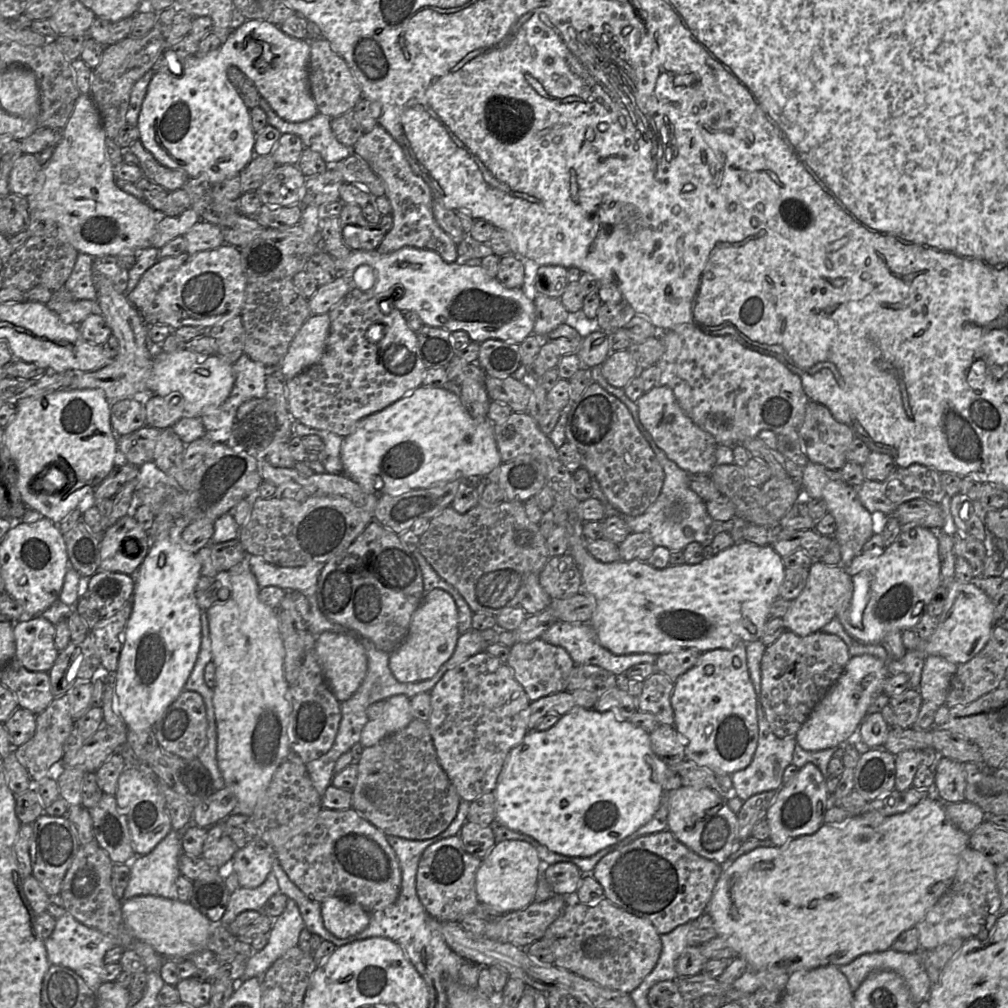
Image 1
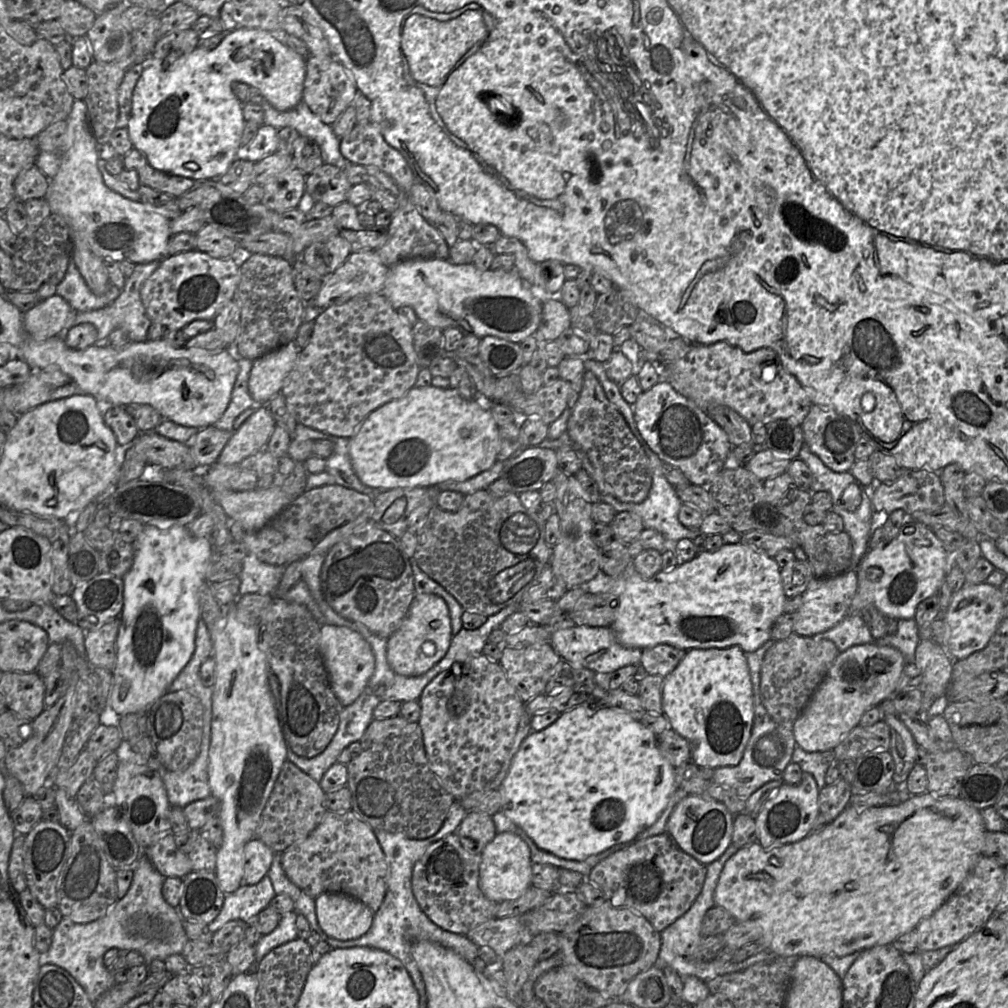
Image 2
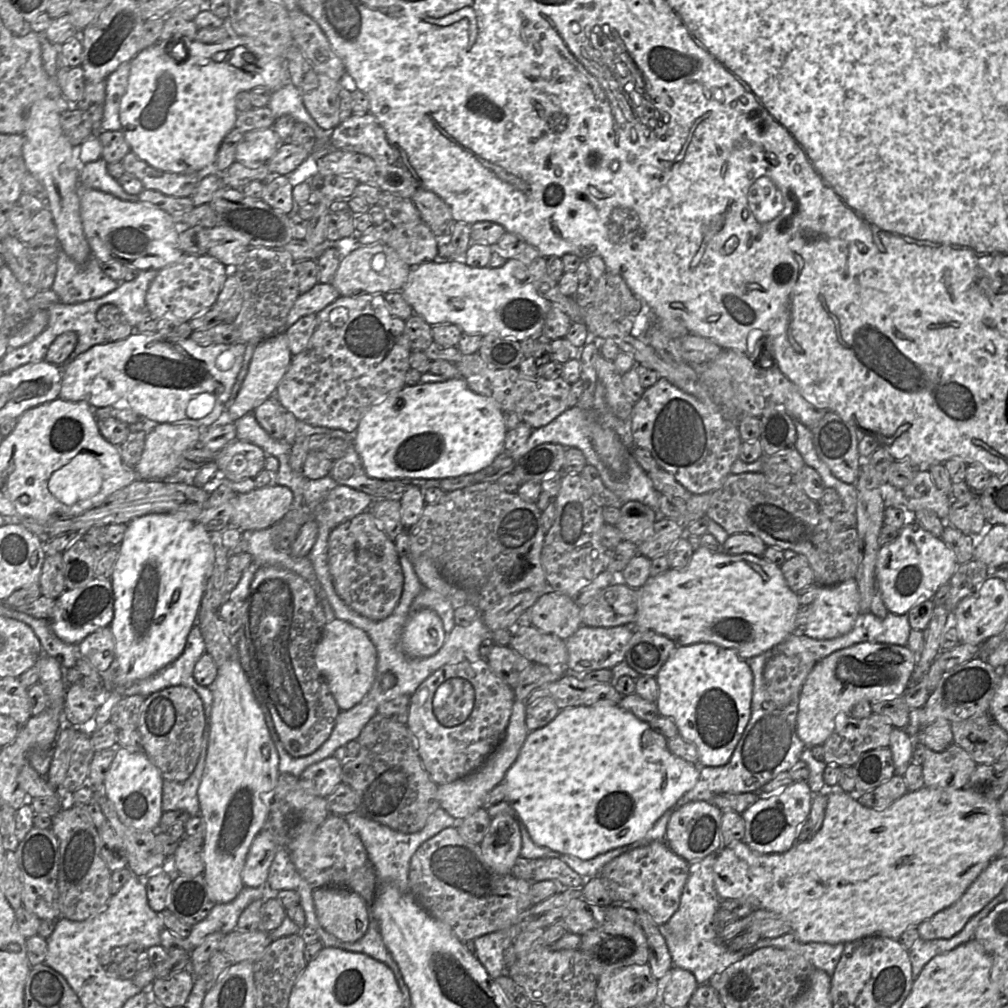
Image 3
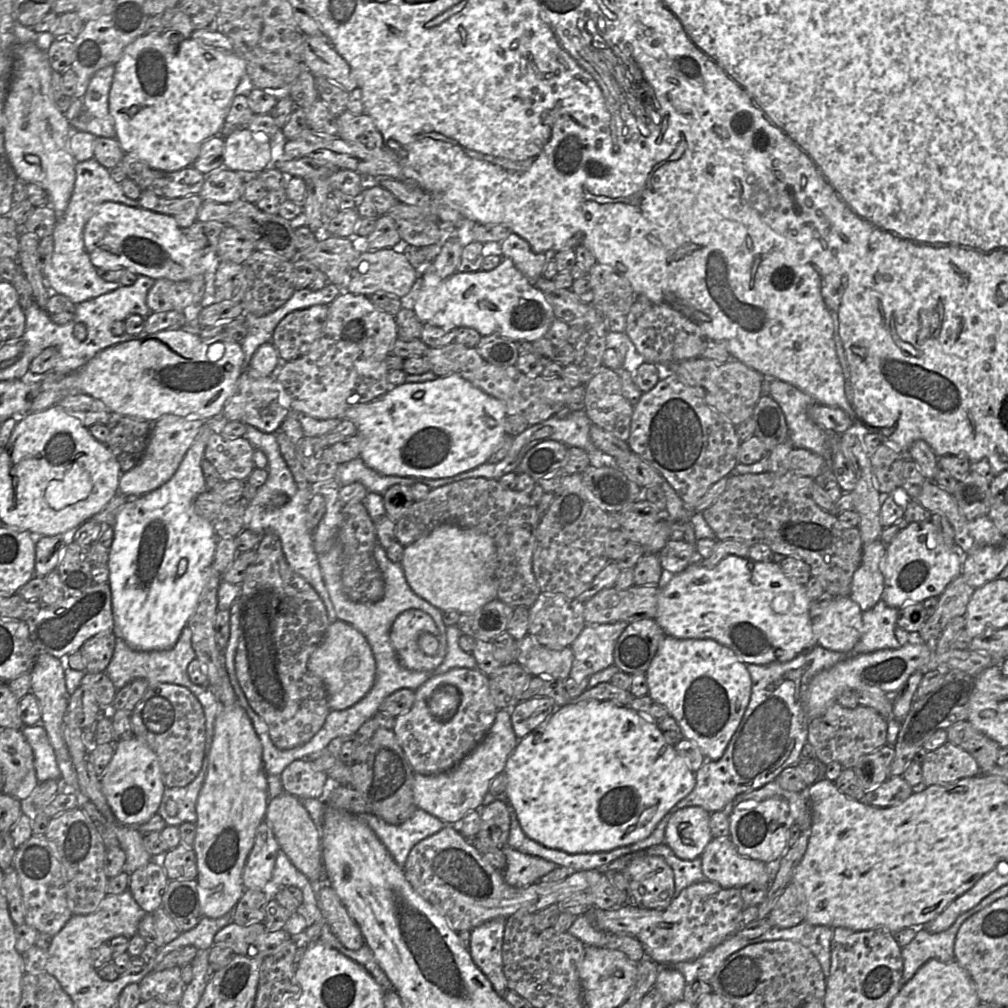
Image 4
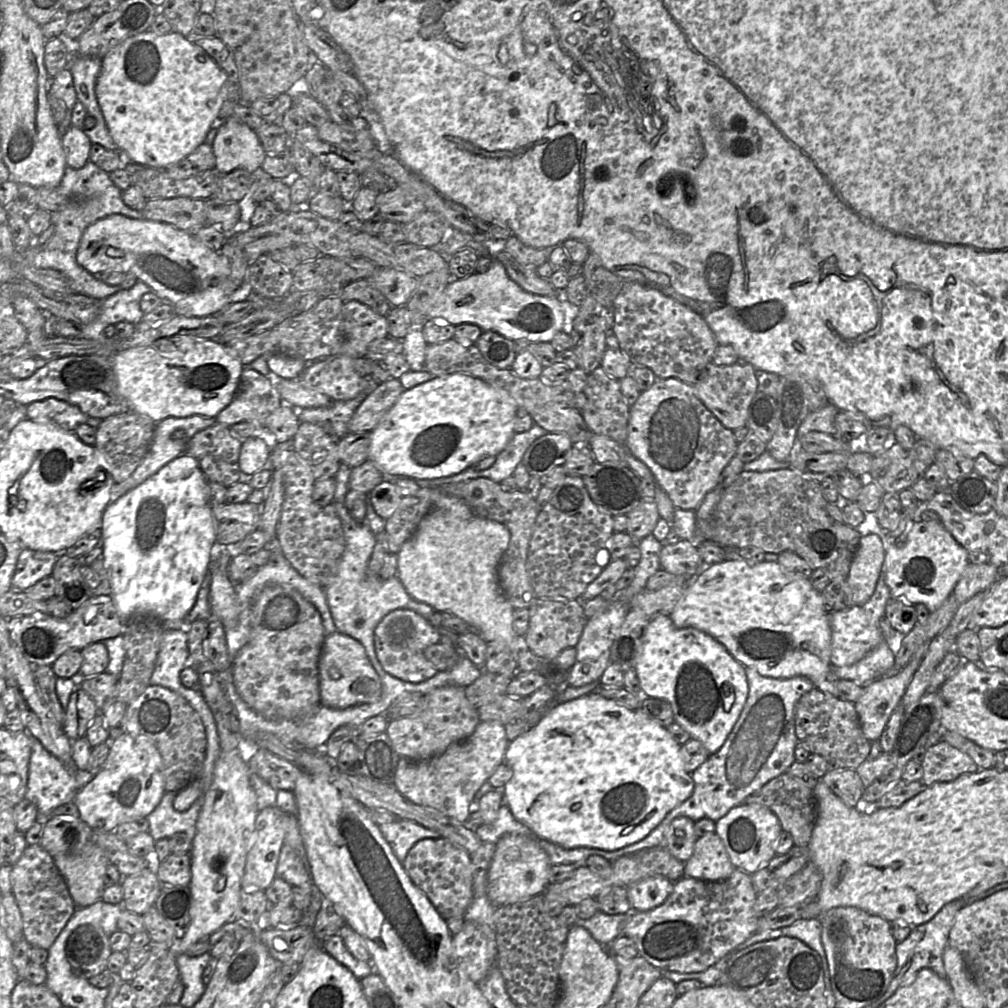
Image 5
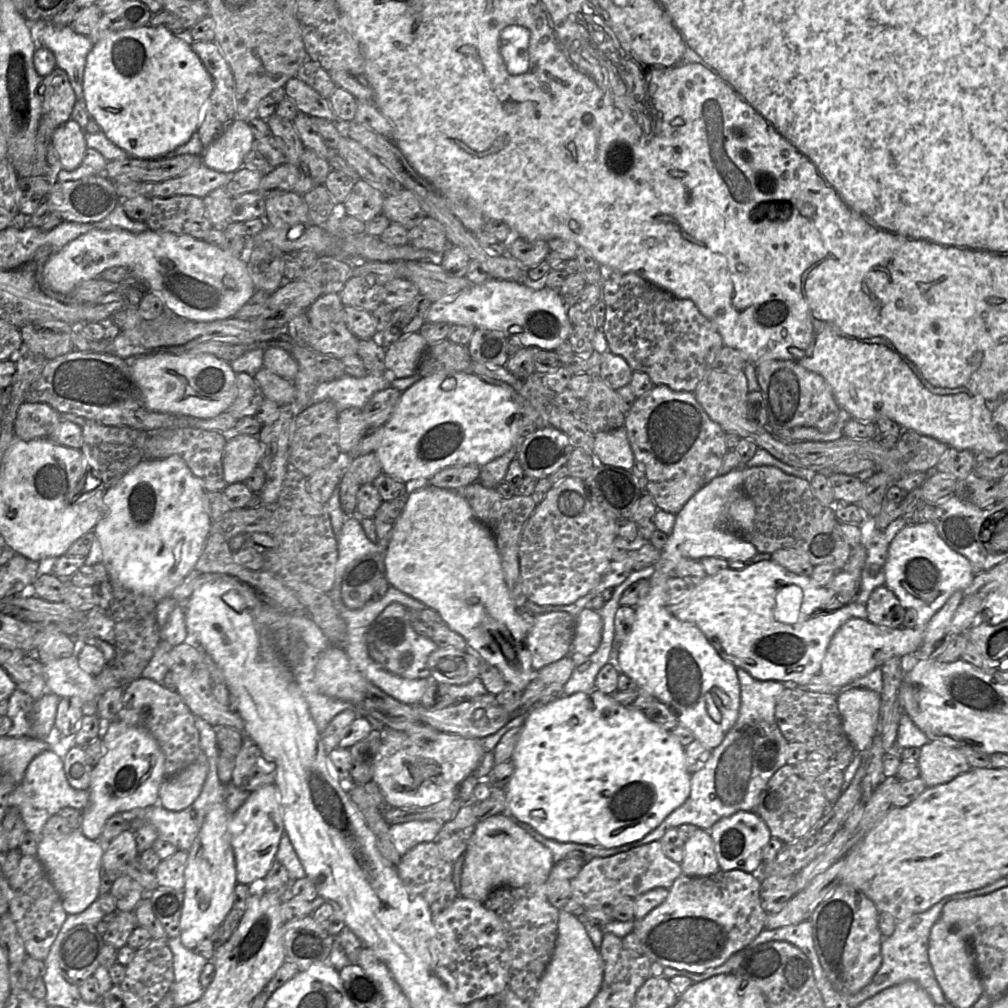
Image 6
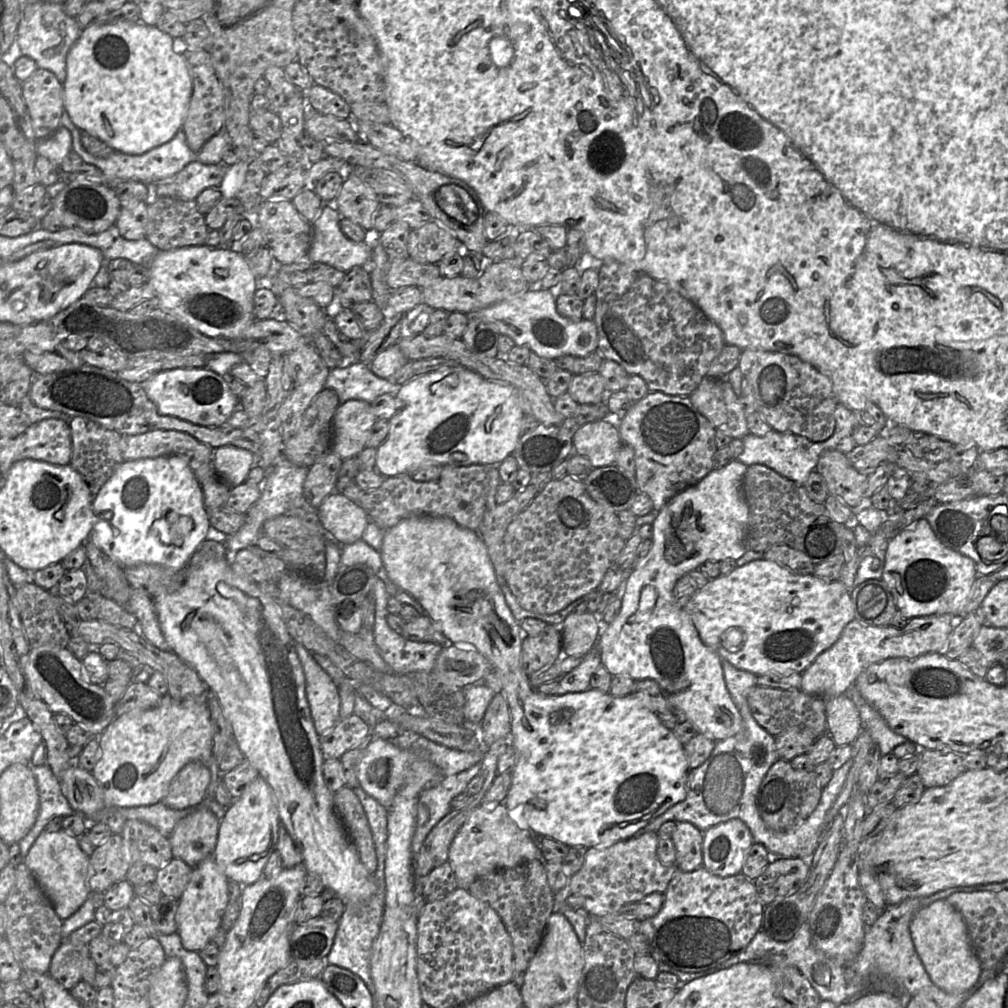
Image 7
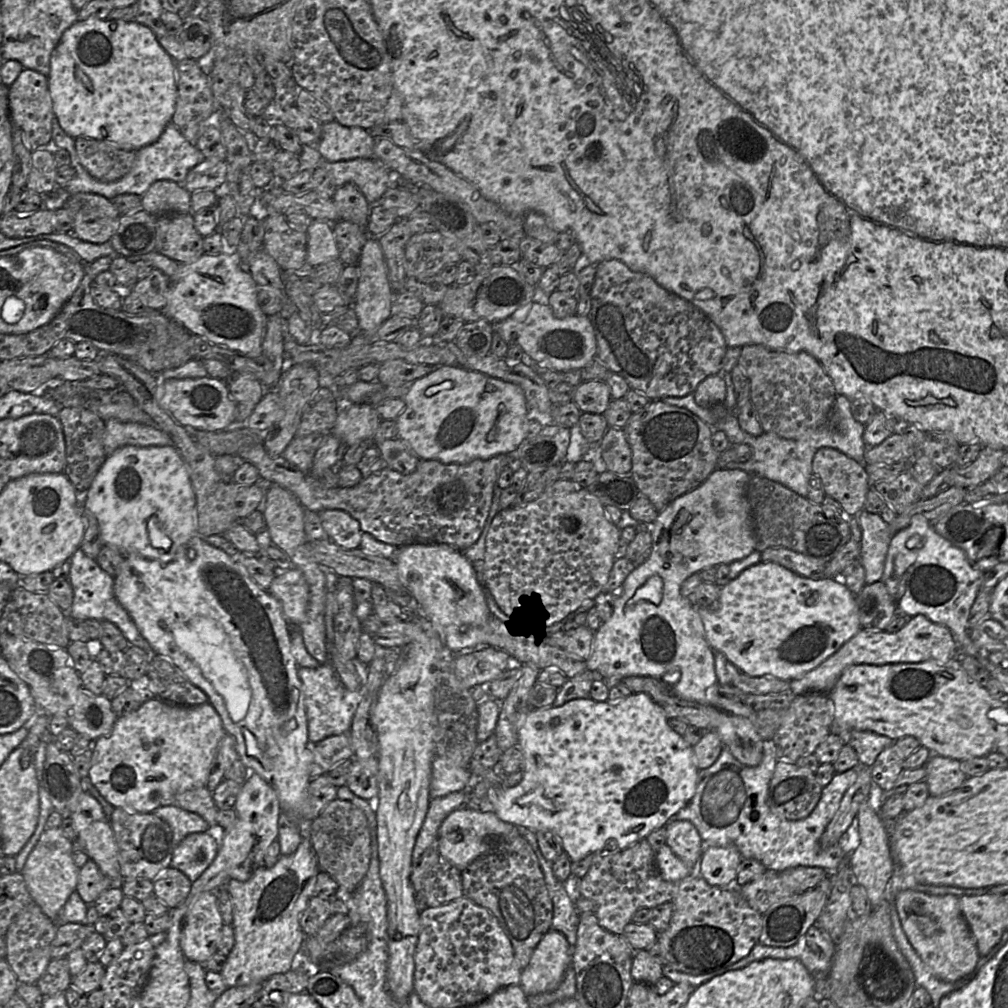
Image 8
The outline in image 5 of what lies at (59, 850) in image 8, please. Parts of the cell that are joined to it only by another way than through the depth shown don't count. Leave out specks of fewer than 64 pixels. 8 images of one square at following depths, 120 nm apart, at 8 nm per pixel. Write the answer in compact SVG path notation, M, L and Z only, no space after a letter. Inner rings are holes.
M91 841L80 855L52 857L66 881L76 909L88 907L101 899L109 860L97 844Z

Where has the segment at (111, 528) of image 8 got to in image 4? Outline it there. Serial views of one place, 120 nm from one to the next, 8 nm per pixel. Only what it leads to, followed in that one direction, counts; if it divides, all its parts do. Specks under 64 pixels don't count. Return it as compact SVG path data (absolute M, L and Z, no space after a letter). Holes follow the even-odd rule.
M223 415L208 420L200 429L174 475L159 488L130 499L117 514L112 528L114 539L109 549L108 584L112 596L113 633L138 651L172 648L193 615L198 599L212 570L217 535L212 525L195 511L196 497L206 489L202 471L209 437L221 433L228 421Z

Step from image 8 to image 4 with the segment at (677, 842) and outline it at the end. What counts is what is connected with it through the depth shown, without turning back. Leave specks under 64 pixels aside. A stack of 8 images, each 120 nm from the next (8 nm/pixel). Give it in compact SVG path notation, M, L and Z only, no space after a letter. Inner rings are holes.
M713 838L700 859L705 878L725 889L742 889L754 882L771 884L778 870L778 860L766 864L741 856L730 838Z

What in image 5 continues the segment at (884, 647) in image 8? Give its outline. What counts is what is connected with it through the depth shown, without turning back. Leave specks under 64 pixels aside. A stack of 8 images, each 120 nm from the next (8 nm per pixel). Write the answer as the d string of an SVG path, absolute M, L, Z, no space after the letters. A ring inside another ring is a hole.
M969 563L952 594L962 604L979 592L988 591L999 579L1000 570L1001 568L992 564ZM861 606L832 612L830 626L832 667L855 664L883 641L880 627L870 624Z

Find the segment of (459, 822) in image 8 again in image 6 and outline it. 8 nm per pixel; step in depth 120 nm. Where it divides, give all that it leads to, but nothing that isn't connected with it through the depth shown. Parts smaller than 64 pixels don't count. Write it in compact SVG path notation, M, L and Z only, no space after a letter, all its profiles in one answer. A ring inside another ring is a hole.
M508 813L476 824L463 855L459 894L483 903L497 887L520 888L546 883L554 867L552 853L522 828Z

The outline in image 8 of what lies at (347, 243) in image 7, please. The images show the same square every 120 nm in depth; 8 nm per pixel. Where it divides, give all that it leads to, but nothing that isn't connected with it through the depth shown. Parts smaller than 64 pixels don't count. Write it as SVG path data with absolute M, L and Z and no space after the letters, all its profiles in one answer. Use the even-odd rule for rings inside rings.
M313 219L307 232L306 262L312 266L339 258L333 224L320 219Z

